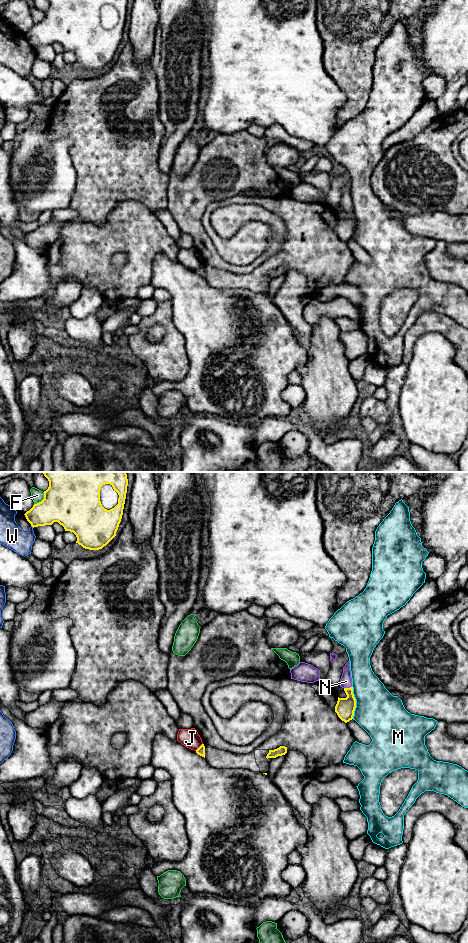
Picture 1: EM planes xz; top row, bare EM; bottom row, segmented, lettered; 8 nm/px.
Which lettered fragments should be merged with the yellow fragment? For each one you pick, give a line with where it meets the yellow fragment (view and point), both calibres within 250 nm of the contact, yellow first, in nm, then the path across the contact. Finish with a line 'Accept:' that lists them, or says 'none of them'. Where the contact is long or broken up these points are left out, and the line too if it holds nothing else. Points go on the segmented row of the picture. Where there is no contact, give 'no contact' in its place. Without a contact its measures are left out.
N: xz (347, 688) | 160/100 nm | across xz (345, 707), (349, 703), (347, 688), (346, 681)
Accept: N

